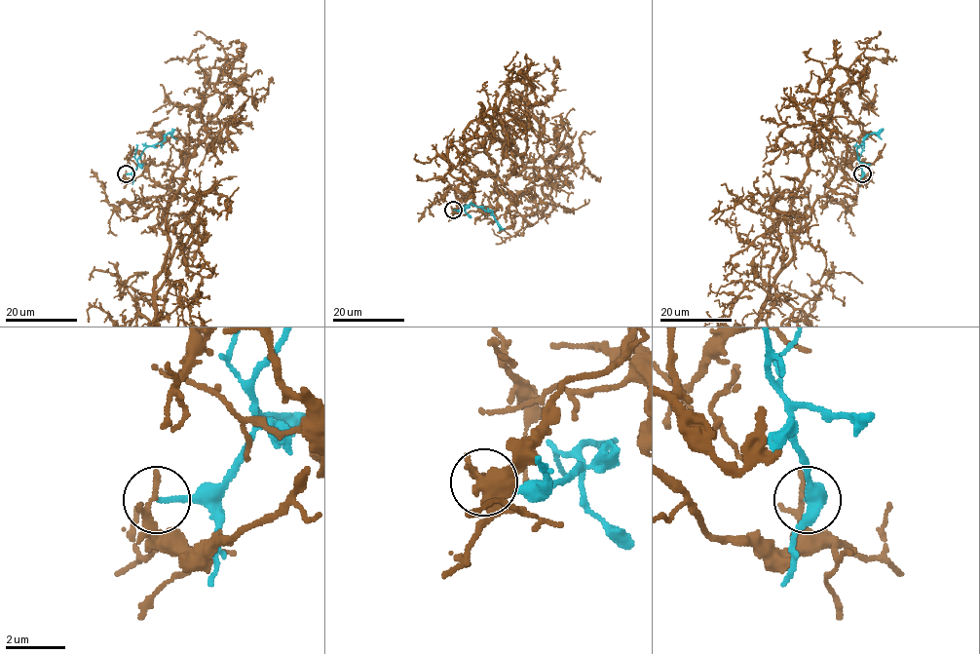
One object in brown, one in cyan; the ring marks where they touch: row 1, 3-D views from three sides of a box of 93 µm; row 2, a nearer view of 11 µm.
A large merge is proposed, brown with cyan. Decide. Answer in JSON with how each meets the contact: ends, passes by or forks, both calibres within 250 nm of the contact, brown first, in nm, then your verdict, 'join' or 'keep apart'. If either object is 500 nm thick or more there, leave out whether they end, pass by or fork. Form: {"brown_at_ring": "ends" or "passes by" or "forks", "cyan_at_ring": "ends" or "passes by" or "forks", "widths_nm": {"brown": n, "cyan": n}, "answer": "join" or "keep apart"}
{"brown_at_ring": "passes by", "cyan_at_ring": "ends", "widths_nm": {"brown": 170, "cyan": 180}, "answer": "keep apart"}

